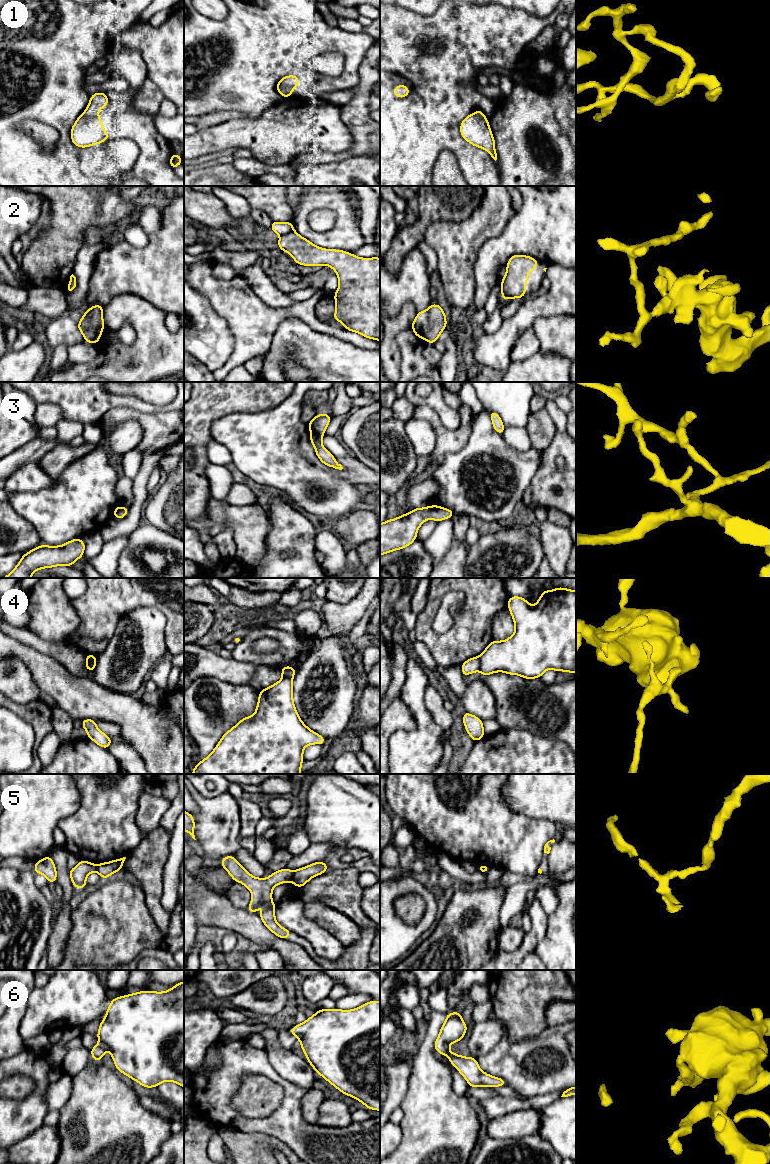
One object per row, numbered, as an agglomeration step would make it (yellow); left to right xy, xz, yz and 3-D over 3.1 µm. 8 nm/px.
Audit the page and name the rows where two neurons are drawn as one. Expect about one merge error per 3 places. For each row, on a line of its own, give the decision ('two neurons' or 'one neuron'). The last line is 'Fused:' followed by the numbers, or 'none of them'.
1: one neuron
2: two neurons
3: one neuron
4: two neurons
5: two neurons
6: one neuron
Fused: 2, 4, 5

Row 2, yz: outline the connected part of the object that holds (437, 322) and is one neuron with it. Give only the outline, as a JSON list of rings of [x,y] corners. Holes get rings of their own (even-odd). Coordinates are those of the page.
[[[430,304],[428,311],[428,331],[425,335],[425,340],[428,343],[434,344],[441,332],[447,328],[446,315],[444,310],[438,304]]]

